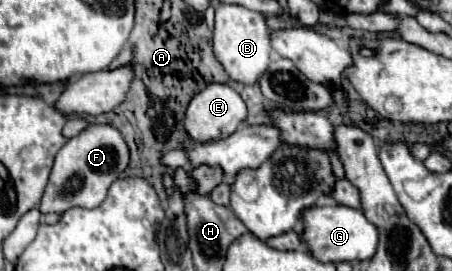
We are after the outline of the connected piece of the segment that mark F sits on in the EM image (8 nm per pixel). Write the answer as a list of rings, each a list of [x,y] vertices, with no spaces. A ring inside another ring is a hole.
[[[89,125],[83,133],[69,139],[55,157],[55,165],[45,187],[45,193],[39,203],[39,211],[47,213],[65,213],[73,207],[93,209],[103,203],[107,197],[109,185],[123,173],[129,163],[129,147],[117,129],[111,125]]]

